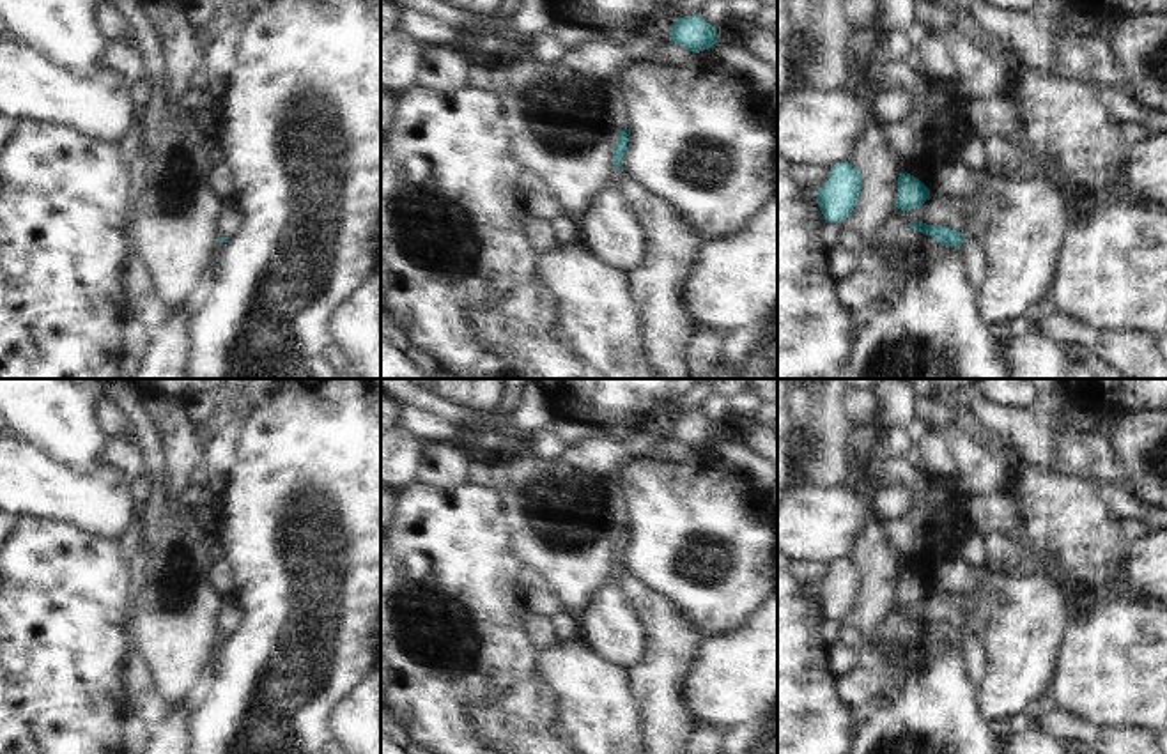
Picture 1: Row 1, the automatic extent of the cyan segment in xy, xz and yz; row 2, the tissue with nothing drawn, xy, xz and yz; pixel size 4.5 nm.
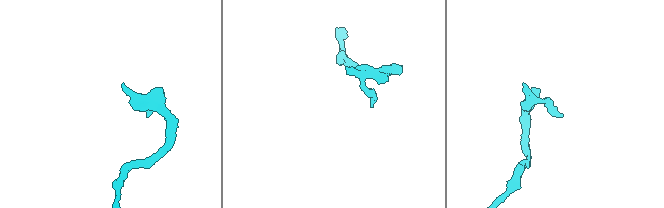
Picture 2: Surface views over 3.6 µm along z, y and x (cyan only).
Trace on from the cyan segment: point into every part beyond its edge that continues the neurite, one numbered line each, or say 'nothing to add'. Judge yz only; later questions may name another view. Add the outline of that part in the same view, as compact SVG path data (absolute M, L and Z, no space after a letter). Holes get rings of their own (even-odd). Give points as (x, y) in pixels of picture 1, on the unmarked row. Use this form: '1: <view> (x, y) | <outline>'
1: yz (976, 657) | M965 634L965 637L962 639L962 646L967 658L967 674L970 681L979 689L988 676L988 657L985 644L979 637Z

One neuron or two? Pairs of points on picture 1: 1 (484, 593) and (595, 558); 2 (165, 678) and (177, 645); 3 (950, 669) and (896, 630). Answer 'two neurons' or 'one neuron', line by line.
1: two neurons
2: one neuron
3: two neurons

